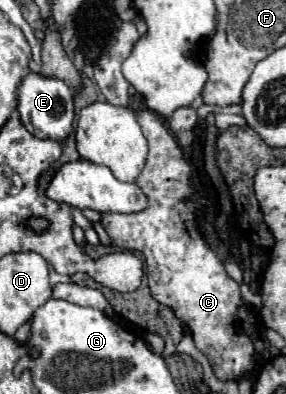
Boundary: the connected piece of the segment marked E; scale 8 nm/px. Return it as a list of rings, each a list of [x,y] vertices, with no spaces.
[[[30,72],[18,90],[20,102],[18,102],[18,112],[24,128],[40,138],[40,140],[56,140],[64,142],[72,134],[72,124],[74,124],[74,104],[72,104],[72,90],[56,78],[44,78],[38,72]]]

